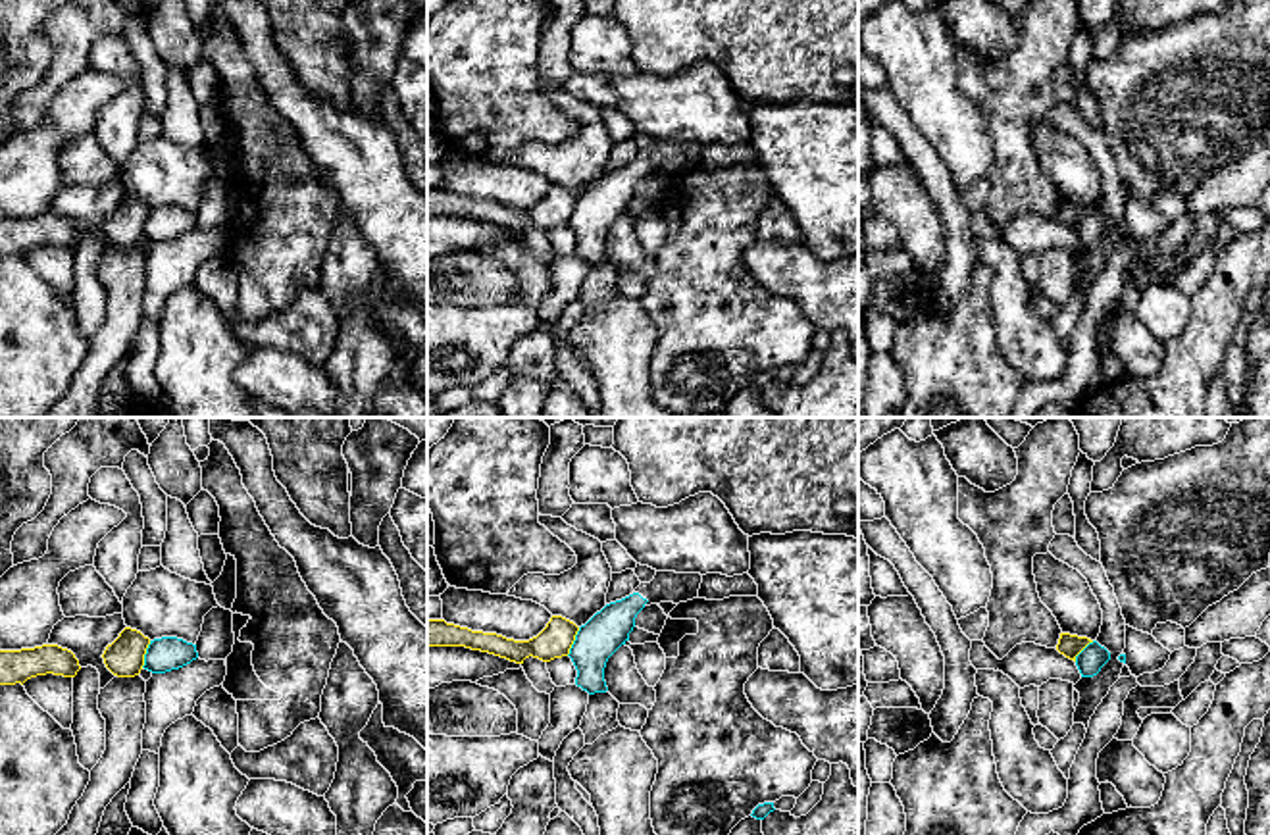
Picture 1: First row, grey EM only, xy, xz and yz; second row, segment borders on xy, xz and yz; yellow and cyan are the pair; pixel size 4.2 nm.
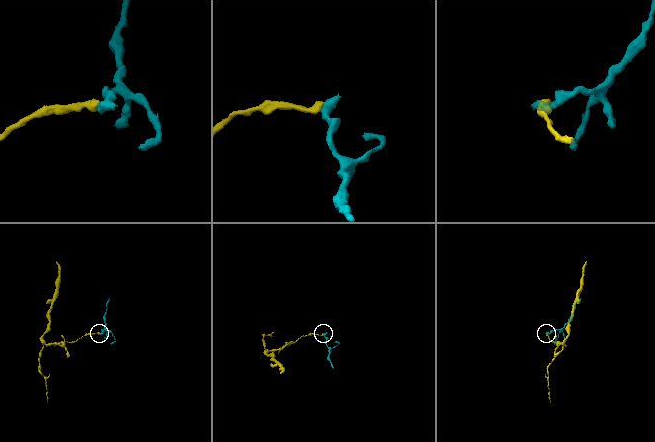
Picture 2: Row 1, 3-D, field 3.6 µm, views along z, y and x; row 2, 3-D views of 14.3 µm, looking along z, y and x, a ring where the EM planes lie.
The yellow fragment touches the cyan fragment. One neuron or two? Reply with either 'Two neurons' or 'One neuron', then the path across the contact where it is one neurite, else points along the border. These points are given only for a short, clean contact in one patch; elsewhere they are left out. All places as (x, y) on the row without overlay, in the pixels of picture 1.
Two neurons. Boundary: xz (580, 197), (566, 224)

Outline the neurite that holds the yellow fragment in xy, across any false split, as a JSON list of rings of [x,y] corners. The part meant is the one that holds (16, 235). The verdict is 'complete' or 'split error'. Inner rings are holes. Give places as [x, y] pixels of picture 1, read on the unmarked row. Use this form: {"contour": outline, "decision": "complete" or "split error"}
{"contour": [[[58,214],[0,219],[0,254],[23,254],[27,248],[46,242],[75,246],[79,239],[75,223]]], "decision": "complete"}

